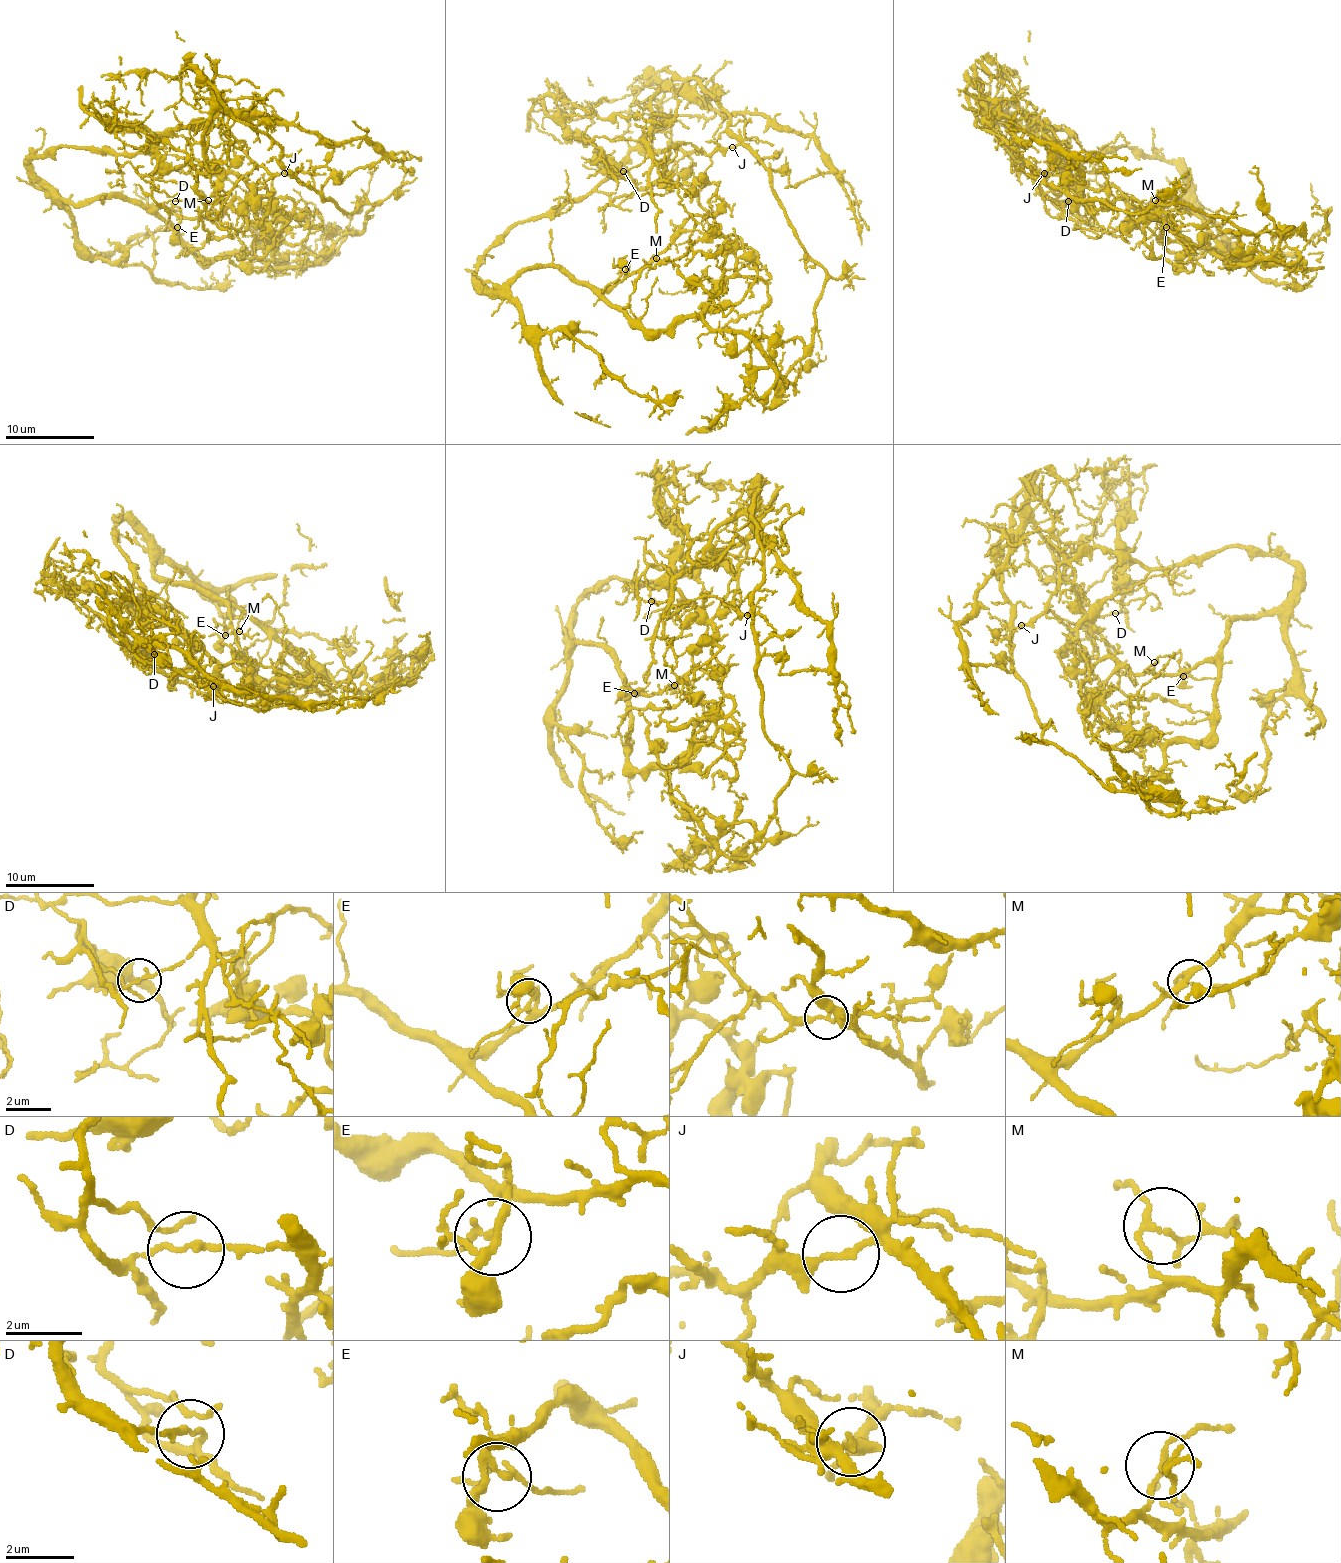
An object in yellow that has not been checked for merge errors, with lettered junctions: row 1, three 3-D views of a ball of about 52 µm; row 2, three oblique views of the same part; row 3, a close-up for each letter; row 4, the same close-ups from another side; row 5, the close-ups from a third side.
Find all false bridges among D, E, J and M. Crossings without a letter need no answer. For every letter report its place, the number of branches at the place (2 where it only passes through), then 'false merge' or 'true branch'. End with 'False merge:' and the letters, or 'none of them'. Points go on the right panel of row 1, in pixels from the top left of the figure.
D: (1068, 201) | 4 | false merge
E: (1166, 227) | 3 | true branch
J: (1044, 173) | 2 | false merge
M: (1155, 200) | 4 | true branch
False merge: D, J

